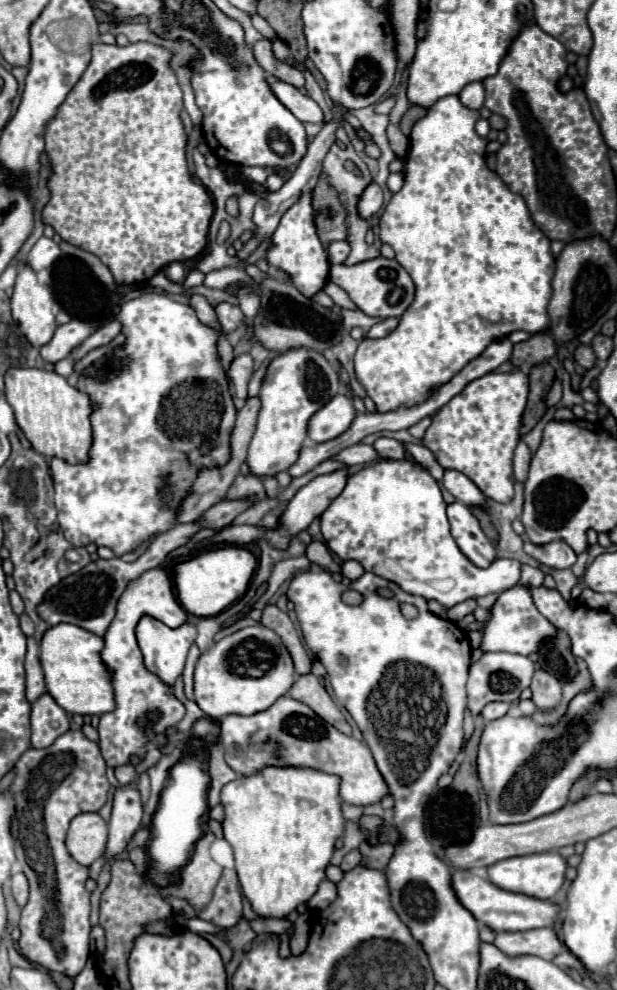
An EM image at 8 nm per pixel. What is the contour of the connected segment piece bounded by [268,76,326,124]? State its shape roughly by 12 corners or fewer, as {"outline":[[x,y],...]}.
{"outline":[[268,78],[278,100],[300,120],[324,124],[320,106],[298,88]]}

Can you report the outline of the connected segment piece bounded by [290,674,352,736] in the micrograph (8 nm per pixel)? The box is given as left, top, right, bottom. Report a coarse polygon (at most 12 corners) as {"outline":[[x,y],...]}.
{"outline":[[314,674],[298,676],[290,688],[294,700],[308,704],[342,734],[348,720]]}

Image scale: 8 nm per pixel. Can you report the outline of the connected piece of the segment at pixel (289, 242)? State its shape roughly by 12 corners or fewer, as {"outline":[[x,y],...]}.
{"outline":[[312,192],[284,212],[268,266],[306,298],[330,274]]}

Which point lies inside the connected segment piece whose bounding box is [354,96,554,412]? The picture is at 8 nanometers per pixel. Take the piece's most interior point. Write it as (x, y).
(482, 269)

